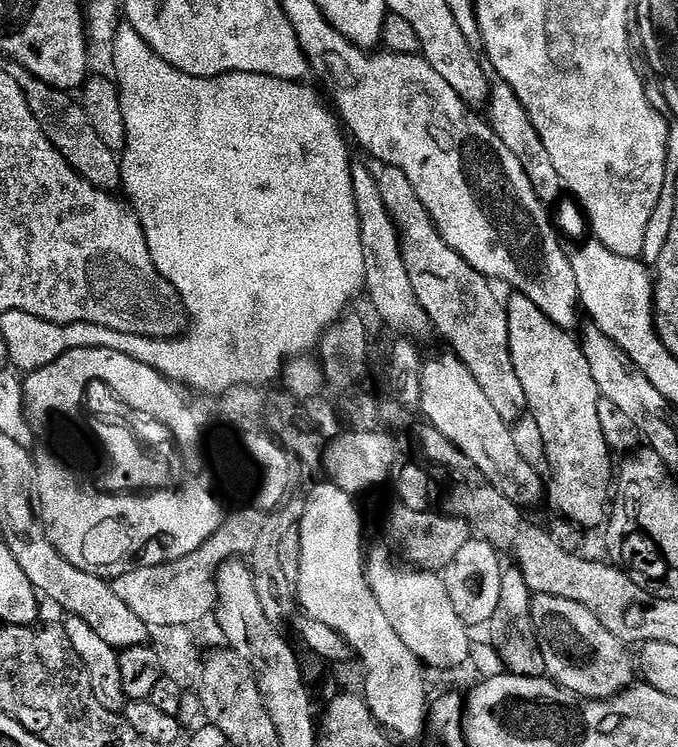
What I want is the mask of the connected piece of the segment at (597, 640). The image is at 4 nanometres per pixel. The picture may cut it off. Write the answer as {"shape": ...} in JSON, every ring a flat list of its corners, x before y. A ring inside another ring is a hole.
{"shape":[[533,595,532,617,540,634,540,643,544,646,546,673,566,690,591,700,608,700,611,696,619,696,633,683,634,656,628,653,629,645,618,639,595,614,586,610,586,606,578,602,566,602,566,598]]}

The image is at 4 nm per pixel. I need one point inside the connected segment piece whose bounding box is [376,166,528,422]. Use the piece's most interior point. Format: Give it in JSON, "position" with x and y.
{"position":[460,301]}

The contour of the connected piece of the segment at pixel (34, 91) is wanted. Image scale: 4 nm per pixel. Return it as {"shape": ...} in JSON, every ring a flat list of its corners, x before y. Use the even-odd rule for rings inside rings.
{"shape":[[5,59,2,67,6,74,10,74,10,78,14,78,14,82,18,82,26,98,26,106,30,106,30,114,38,118,38,122,44,127,46,138,55,146,58,154,62,154,62,158,66,158,71,168,86,182,90,182,90,186,103,192,115,193,121,187,121,157,102,146,102,138,98,138,94,126,90,126,90,118,86,118,86,110,79,99,34,78,34,74,30,74,30,70,23,68,17,60]]}

